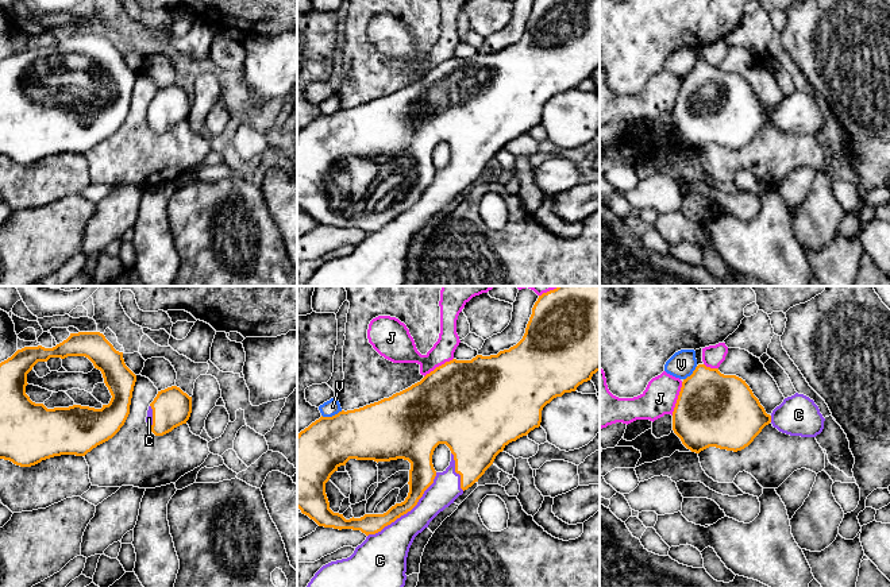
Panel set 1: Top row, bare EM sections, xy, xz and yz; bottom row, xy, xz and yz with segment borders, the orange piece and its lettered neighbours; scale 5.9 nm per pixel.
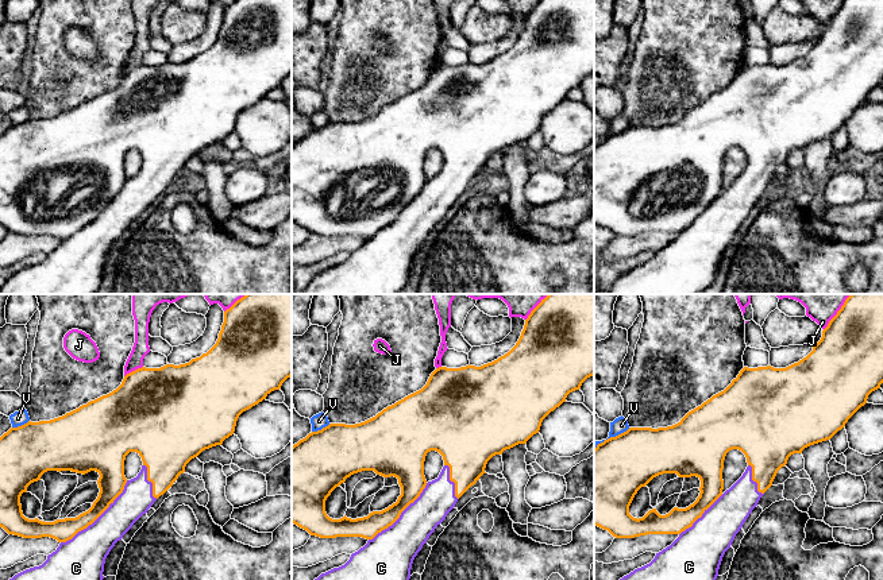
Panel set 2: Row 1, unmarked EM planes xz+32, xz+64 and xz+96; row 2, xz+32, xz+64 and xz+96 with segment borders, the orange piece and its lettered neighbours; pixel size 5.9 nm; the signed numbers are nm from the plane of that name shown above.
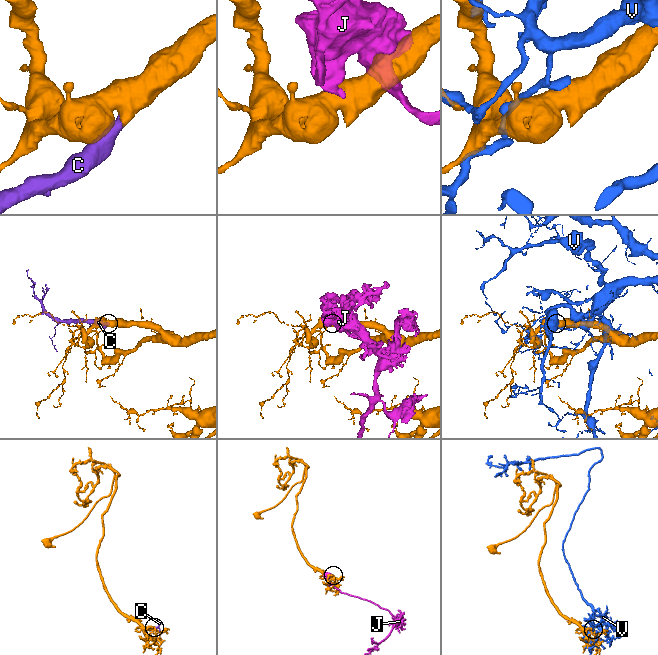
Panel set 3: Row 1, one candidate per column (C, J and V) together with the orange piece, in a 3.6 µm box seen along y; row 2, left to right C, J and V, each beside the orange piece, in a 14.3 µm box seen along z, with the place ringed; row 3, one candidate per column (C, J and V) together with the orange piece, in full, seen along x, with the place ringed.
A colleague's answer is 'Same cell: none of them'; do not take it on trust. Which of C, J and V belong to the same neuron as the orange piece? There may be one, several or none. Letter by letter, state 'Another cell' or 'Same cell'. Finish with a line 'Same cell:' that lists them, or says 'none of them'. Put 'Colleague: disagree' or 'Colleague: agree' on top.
Colleague: disagree
C: Same cell
J: Another cell
V: Another cell
Same cell: C

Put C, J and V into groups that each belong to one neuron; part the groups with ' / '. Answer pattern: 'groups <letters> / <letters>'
groups C / J / V

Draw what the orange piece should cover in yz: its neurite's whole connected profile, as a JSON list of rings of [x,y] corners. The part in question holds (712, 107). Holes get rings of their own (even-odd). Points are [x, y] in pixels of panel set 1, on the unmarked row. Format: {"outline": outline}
{"outline": [[[705,62],[683,77],[673,109],[674,131],[696,151],[709,144],[741,148],[770,120],[790,134],[816,135],[824,119],[814,99],[798,90],[767,112],[745,78]]]}

